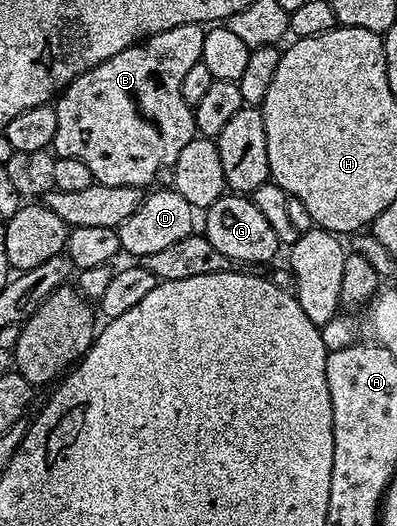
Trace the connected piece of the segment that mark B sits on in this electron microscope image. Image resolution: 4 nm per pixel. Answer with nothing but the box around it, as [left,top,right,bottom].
[52,23,207,189]

